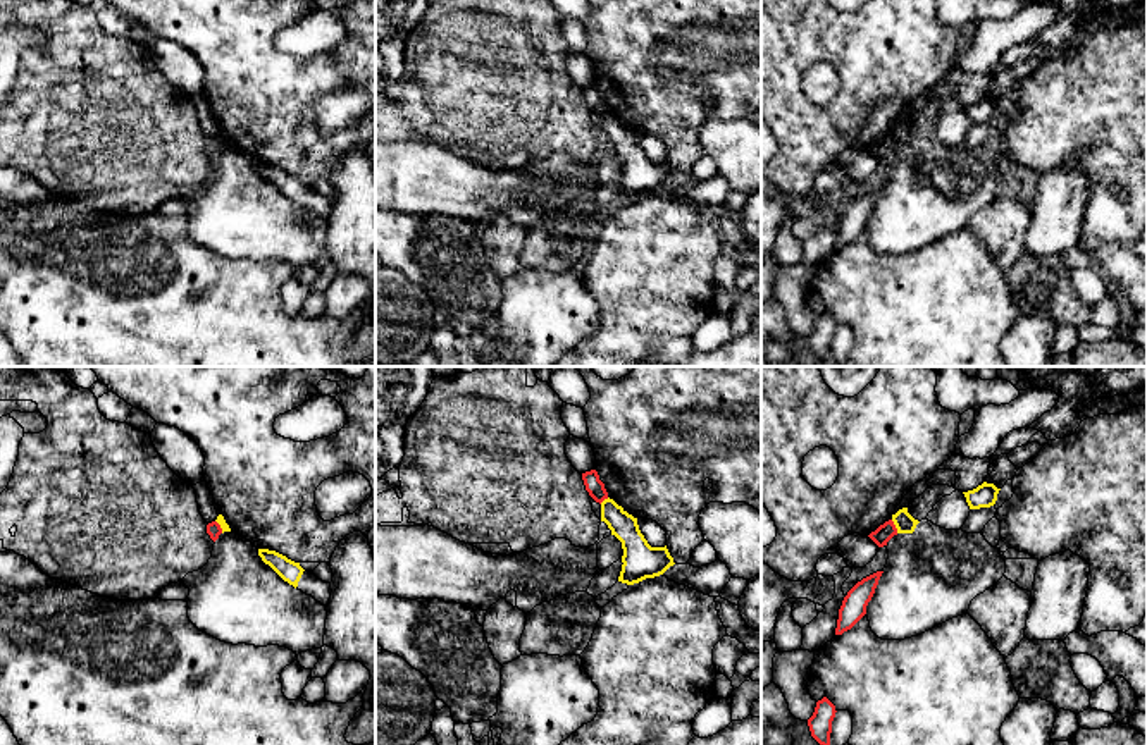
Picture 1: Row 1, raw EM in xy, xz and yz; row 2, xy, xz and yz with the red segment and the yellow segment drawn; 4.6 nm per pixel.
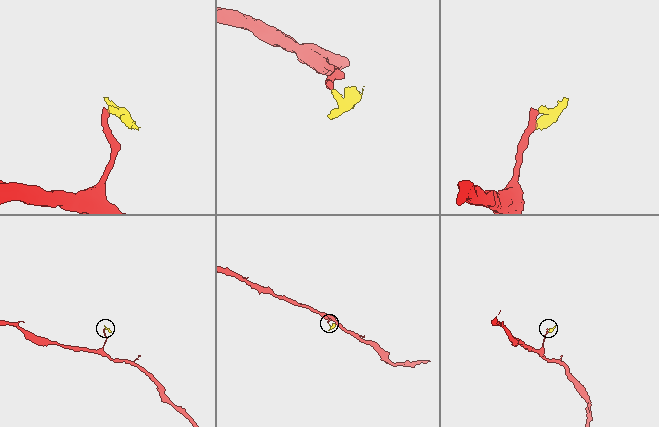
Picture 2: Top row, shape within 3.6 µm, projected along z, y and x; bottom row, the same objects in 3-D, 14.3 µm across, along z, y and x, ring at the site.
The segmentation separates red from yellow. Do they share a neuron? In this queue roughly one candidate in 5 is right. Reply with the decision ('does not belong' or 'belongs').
does not belong

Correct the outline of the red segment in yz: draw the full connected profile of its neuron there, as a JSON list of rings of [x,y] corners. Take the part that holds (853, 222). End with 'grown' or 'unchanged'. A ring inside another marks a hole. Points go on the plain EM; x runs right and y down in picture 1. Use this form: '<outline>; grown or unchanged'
[[[877,186],[863,193],[847,206],[839,224],[835,249],[851,244],[866,229],[866,220],[875,208],[882,188]]]; unchanged

